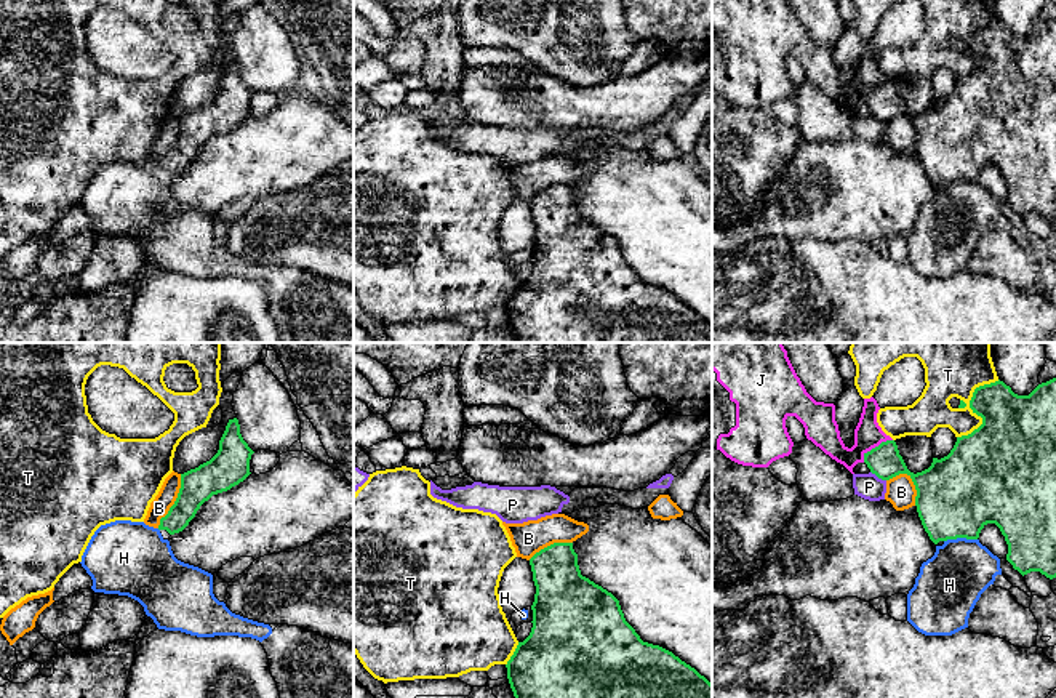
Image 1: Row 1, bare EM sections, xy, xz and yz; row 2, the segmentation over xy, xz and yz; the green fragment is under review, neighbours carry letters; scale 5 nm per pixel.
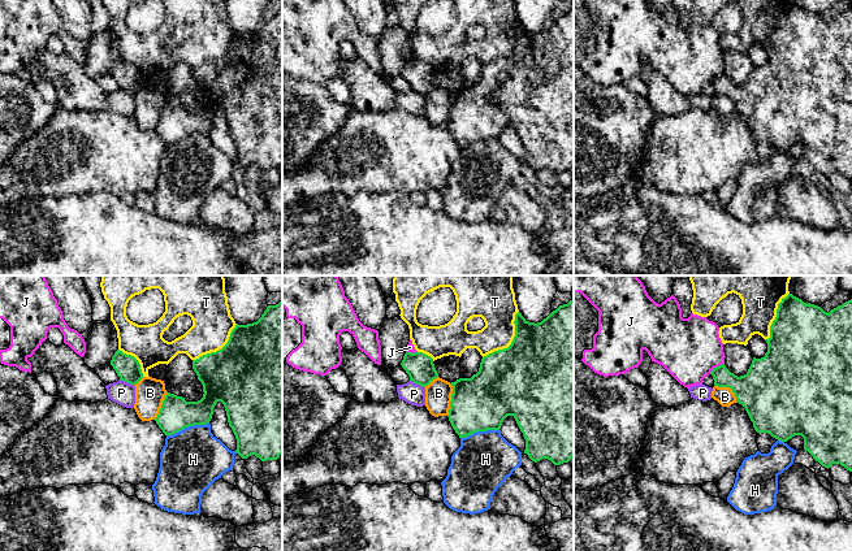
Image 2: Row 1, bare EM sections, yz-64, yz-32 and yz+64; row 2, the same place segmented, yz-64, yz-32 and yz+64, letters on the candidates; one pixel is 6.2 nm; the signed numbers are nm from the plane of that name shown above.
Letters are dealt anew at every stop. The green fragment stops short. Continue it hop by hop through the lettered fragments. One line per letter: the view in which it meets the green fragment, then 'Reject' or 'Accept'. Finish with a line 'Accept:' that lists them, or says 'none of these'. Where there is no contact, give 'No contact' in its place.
B: Touches green in xy. Reject
H: Touches green in yz. Reject
J: Touches green in yz. Reject
P: Touches green in yz. Reject
T: Touches green in yz. Reject
Accept: none of these

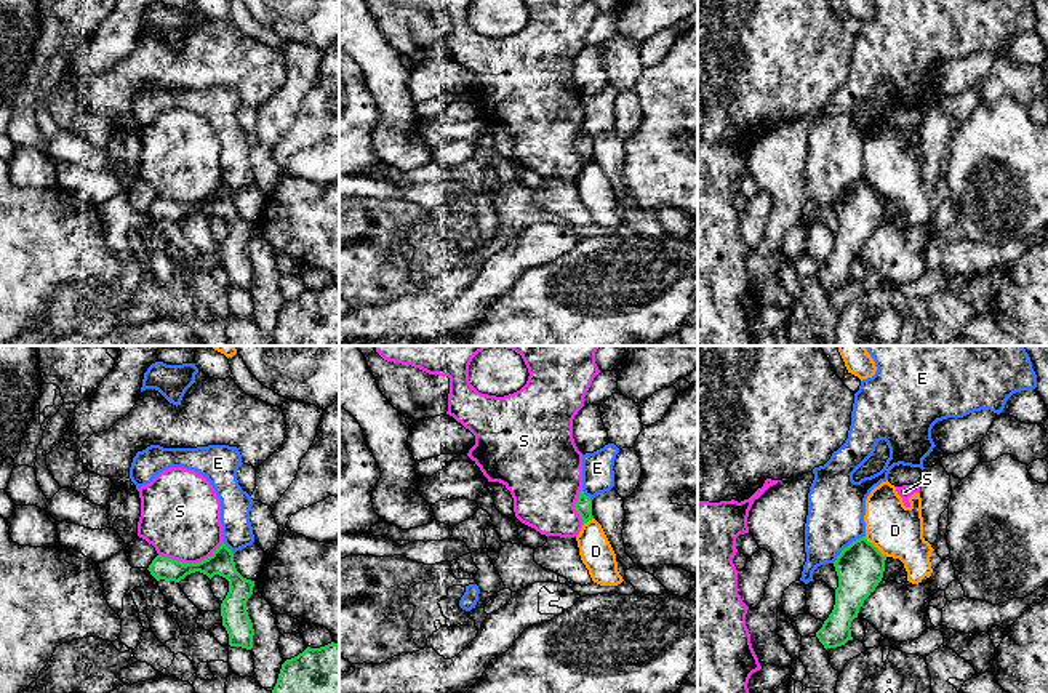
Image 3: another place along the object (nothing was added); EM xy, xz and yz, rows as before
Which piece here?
D: Touches green in yz. Reject
E: Touches green in yz. Reject
S: Touches green in xy. Reject
Accept: none of these

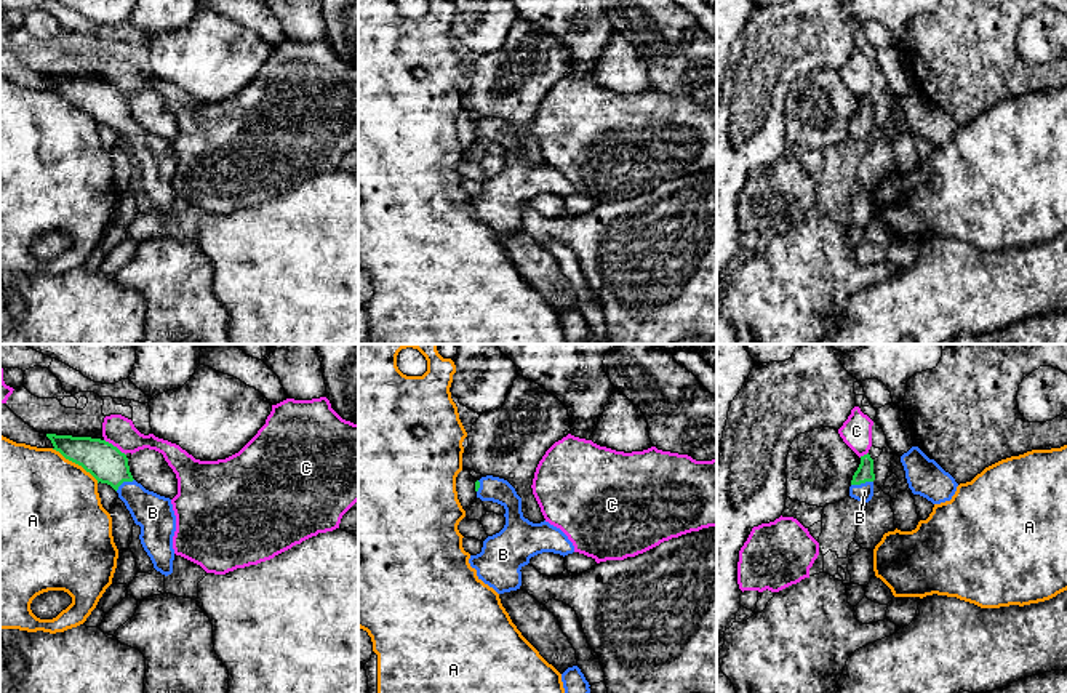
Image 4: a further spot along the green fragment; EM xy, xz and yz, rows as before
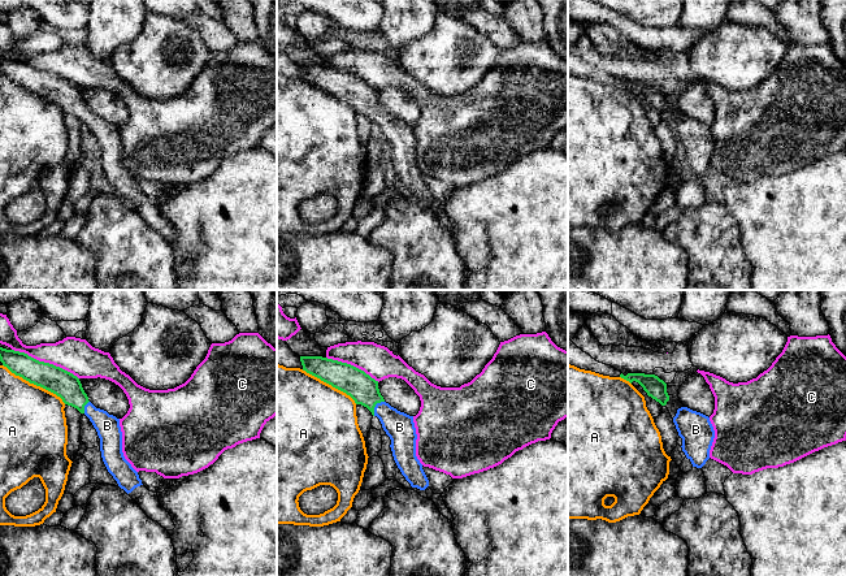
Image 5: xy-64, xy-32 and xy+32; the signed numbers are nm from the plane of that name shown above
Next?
A: Touches green in xy. Reject
B: Touches green in yz. Accept
C: Touches green in xy. Reject
Accept: B

